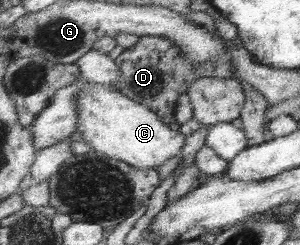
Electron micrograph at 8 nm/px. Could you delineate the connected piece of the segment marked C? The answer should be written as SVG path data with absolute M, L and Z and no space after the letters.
M83 78L80 81L85 83L85 87L80 90L78 102L76 102L79 107L79 131L83 141L87 142L92 150L129 163L138 169L156 168L166 161L170 161L172 157L181 157L187 143L186 137L180 130L164 123L164 120L155 111L142 103L132 101L126 95L120 94L112 84L89 83Z

